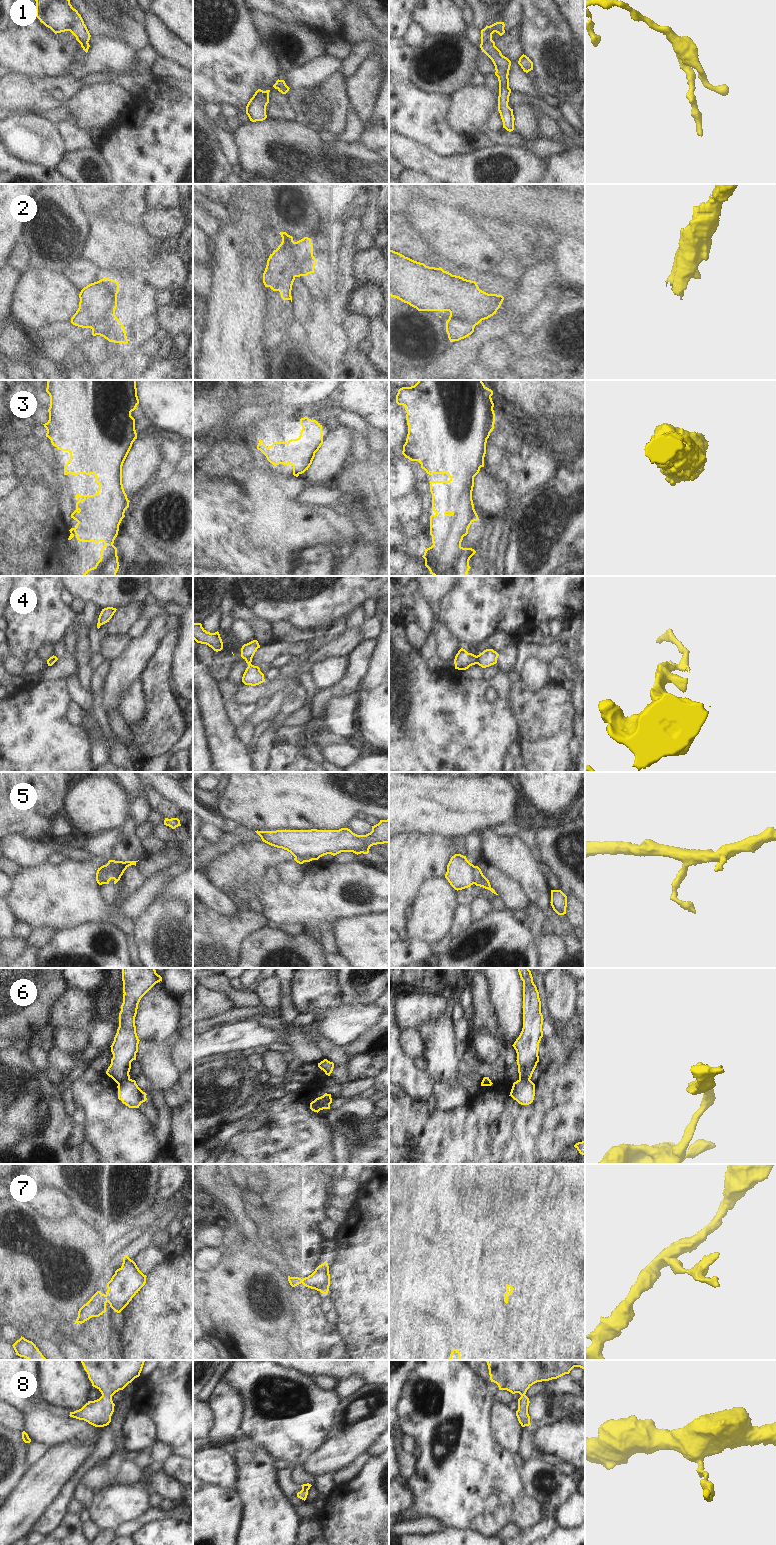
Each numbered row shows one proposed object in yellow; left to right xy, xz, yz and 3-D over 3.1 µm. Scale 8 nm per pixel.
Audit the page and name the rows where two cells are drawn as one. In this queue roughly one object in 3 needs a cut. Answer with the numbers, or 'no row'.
2, 4, 5, 6

